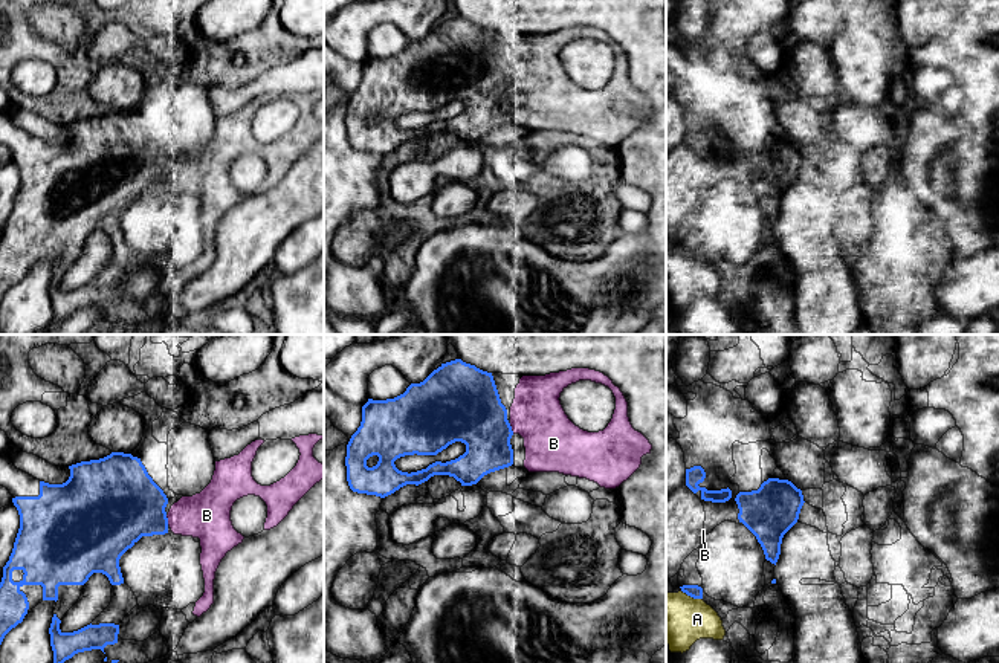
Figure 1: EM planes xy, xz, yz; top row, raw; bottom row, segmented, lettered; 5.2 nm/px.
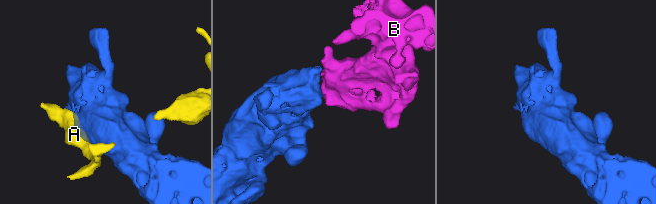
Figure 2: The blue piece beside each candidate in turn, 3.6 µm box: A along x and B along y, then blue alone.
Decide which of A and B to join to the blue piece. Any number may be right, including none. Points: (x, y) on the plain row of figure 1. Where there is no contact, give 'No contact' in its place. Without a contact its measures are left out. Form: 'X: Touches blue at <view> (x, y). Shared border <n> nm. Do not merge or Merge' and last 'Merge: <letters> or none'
A: Touches blue at yz (692, 254). Shared border 120 nm. Do not merge
B: Touches blue at xy (167, 177). Shared border 60 nm. Merge
Merge: B

